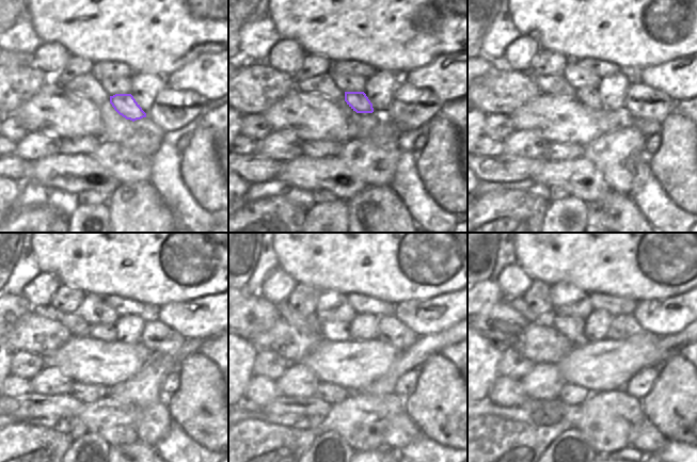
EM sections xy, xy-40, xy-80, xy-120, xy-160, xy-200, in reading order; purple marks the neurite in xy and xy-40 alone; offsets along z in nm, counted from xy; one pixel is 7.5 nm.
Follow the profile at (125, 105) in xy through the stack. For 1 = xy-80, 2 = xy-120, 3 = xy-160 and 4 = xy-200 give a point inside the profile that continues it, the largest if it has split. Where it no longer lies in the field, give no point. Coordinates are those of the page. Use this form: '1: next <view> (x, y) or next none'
1: next xy-80 (588, 96)
2: next xy-120 (104, 332)
3: next xy-160 (331, 330)
4: next xy-200 (571, 327)

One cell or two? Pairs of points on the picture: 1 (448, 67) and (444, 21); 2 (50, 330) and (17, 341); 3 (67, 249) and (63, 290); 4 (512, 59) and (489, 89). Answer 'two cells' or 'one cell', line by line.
1: two cells
2: one cell
3: two cells
4: two cells

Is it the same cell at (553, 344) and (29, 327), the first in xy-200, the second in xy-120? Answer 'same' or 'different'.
same

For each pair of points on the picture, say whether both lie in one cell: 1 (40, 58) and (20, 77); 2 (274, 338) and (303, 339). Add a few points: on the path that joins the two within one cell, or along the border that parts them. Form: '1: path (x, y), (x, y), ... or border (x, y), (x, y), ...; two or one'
1: border (34, 66), (51, 77); two
2: path (282, 338), (296, 339); one

